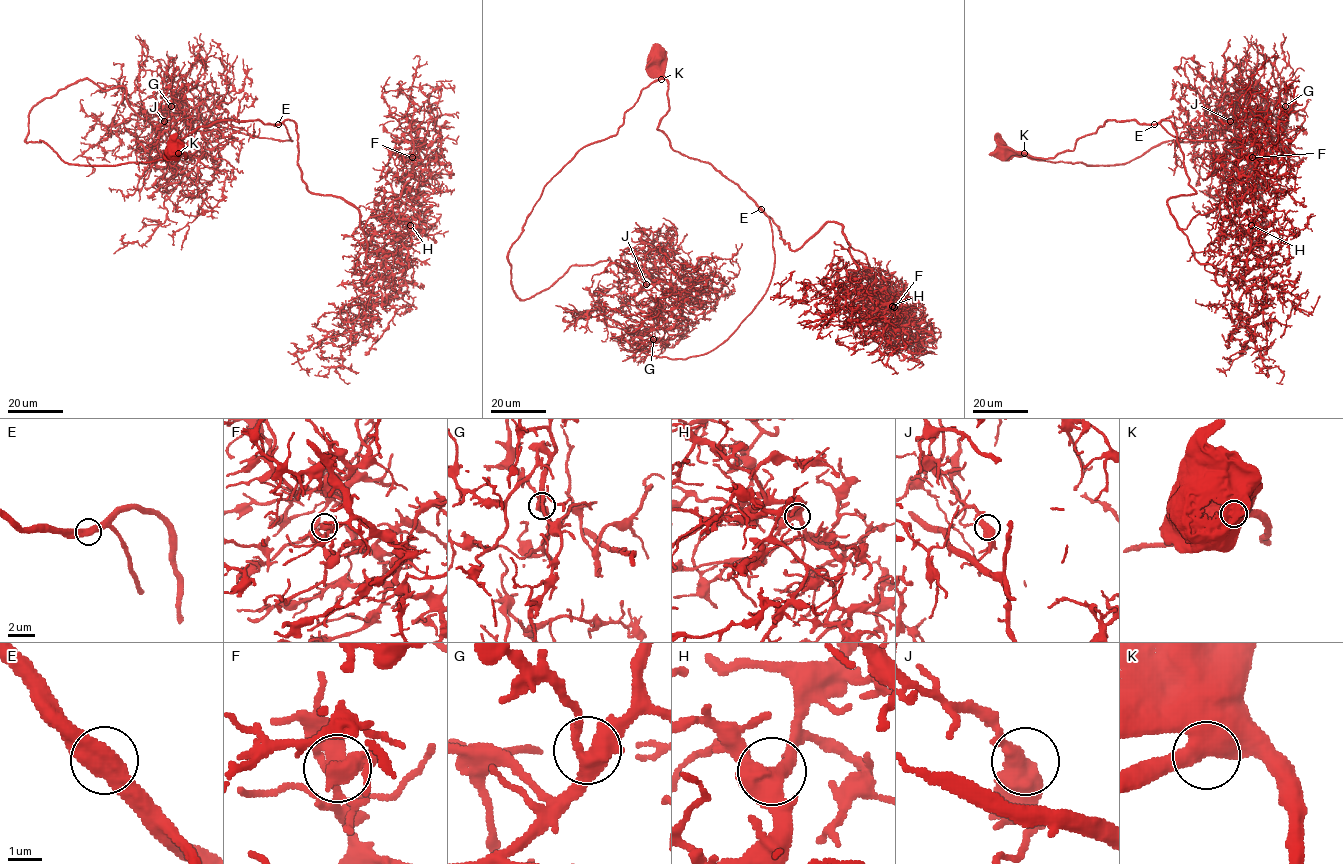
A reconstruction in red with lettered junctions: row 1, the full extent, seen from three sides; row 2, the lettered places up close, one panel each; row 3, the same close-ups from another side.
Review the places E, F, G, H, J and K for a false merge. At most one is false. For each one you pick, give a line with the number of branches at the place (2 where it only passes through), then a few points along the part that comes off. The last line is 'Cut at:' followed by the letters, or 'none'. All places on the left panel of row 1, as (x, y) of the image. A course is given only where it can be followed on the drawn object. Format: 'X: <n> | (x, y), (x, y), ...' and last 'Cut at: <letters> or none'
Cut at: none

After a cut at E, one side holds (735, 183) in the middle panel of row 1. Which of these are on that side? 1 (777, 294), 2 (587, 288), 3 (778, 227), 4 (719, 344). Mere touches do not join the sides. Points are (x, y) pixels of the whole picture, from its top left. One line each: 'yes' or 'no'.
1: yes
2: no
3: yes
4: no

